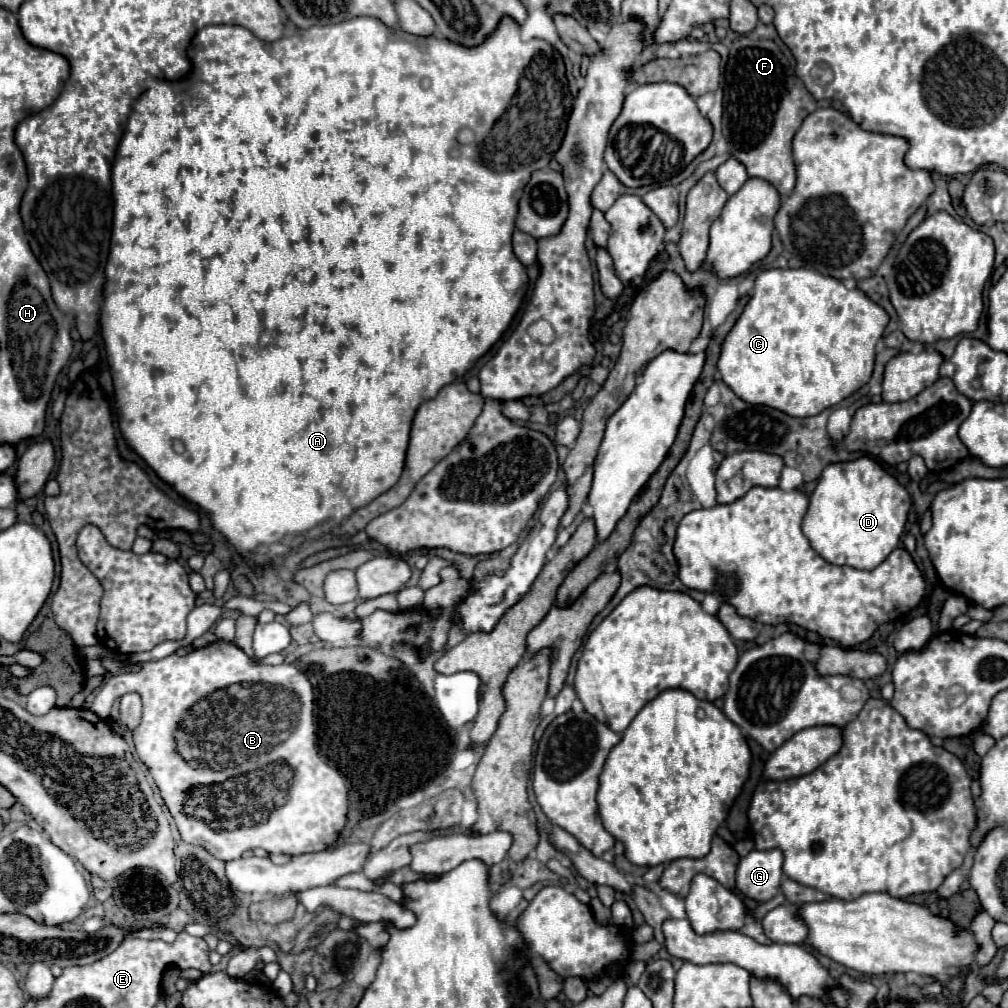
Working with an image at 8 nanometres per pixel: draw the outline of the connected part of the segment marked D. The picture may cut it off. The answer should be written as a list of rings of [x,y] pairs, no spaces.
[[[865,455],[855,461],[833,463],[823,469],[815,491],[811,493],[811,505],[803,521],[803,533],[809,539],[811,547],[825,561],[833,565],[849,565],[853,569],[875,569],[899,545],[911,505],[913,501],[909,491],[893,475],[889,475],[875,459]]]

